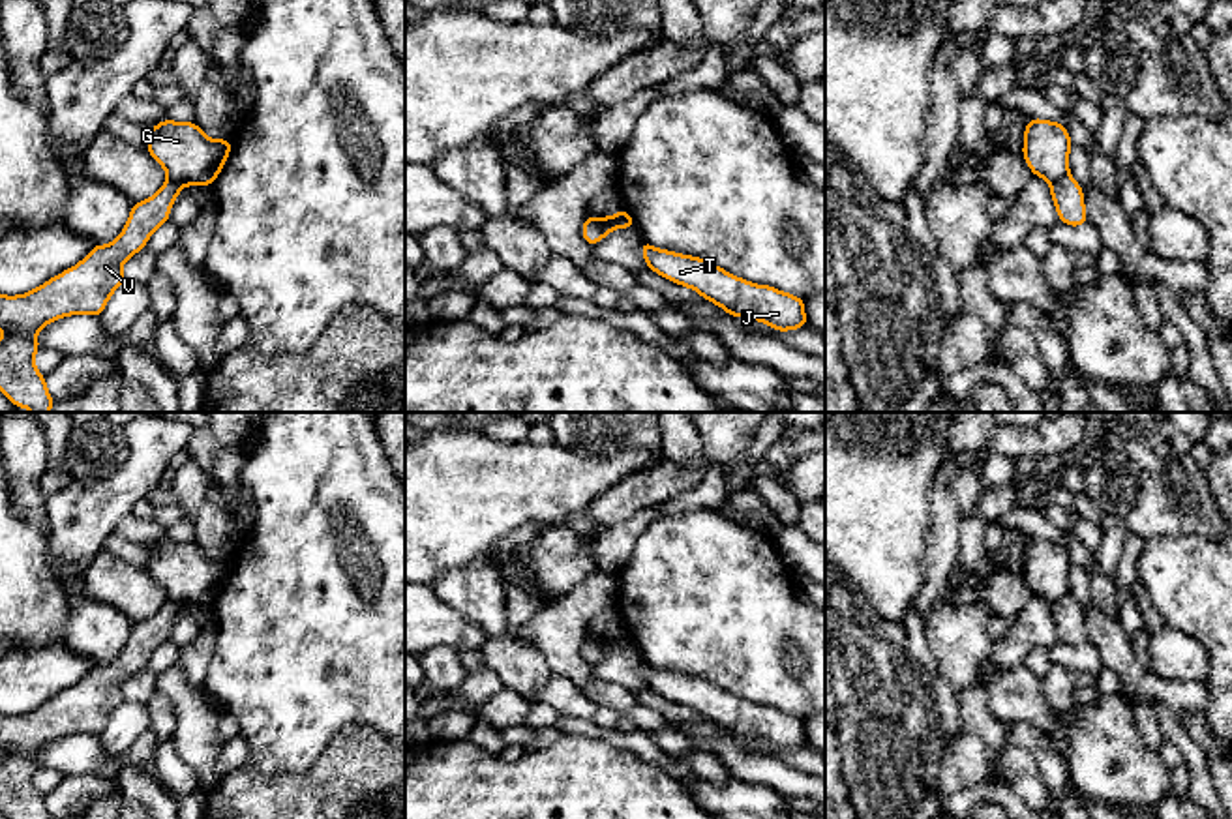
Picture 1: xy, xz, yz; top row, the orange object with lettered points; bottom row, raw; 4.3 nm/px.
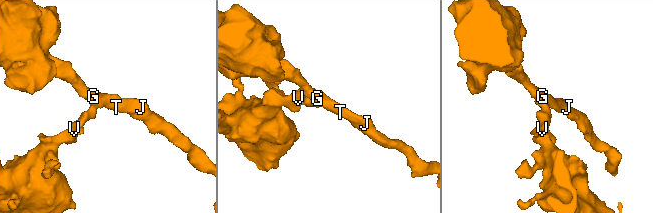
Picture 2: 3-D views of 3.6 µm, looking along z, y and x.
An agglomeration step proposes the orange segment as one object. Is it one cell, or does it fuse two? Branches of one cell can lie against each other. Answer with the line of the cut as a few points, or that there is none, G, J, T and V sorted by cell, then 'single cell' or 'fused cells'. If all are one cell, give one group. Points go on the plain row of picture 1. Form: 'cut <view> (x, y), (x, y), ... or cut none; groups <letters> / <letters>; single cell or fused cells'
cut yz (1067, 593), (1051, 604); groups G J T / V; fused cells

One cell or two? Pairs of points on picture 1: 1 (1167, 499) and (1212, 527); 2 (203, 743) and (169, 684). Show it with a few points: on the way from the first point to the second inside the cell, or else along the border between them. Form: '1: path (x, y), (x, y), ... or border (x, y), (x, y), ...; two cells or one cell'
1: path (1178, 501), (1201, 516); one cell
2: path (197, 728), (197, 713), (184, 699); one cell

